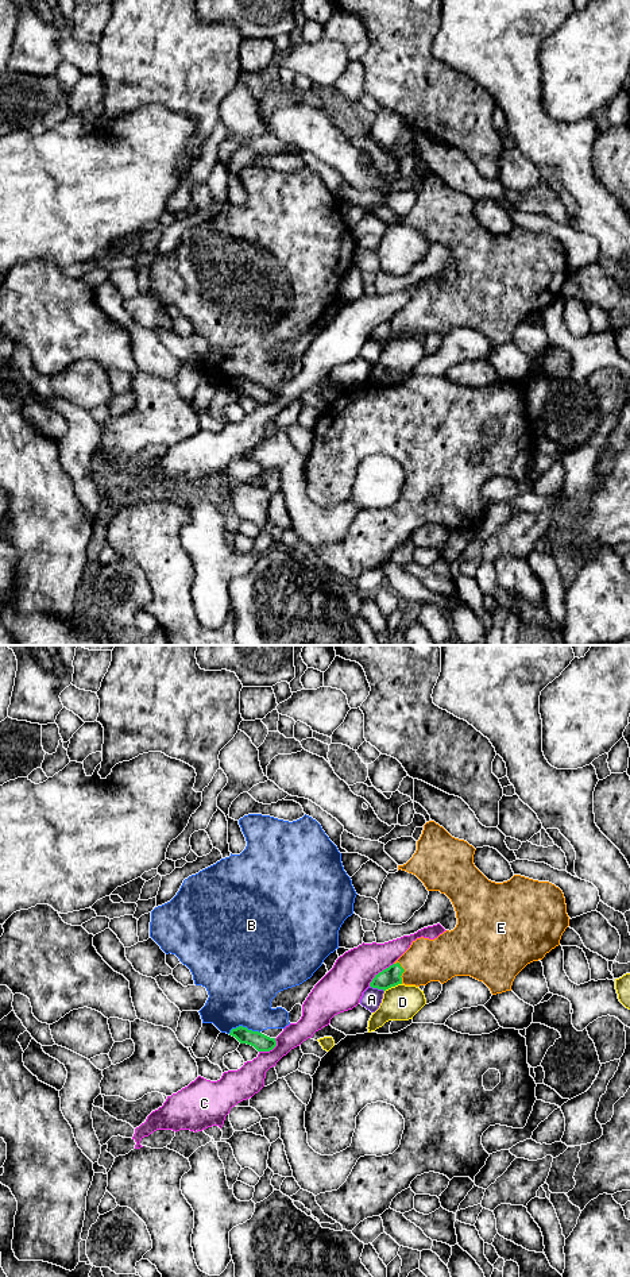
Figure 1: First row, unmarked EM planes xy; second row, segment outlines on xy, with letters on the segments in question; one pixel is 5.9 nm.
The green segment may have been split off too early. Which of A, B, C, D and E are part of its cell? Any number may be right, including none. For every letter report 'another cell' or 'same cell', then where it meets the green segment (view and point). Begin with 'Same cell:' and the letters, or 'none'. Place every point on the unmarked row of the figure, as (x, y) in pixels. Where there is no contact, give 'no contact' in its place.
Same cell: E
A: another cell | xy (377, 339)
B: another cell | xy (244, 379)
C: another cell | xy (379, 324)
D: another cell | xy (393, 338)
E: same cell | xy (404, 323)

